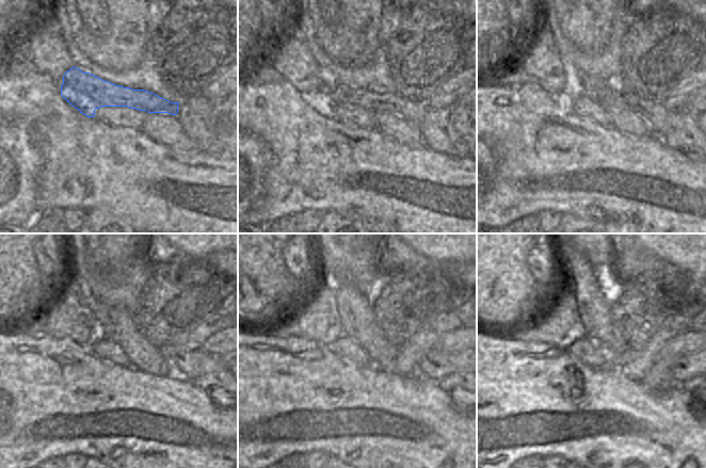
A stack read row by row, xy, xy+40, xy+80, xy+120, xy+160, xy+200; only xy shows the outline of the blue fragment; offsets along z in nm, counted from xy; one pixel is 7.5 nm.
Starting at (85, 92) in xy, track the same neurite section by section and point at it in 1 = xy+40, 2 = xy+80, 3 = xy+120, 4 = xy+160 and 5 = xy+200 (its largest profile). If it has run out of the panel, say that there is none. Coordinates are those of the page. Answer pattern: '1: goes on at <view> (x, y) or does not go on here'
1: goes on at xy+40 (324, 101)
2: goes on at xy+80 (659, 119)
3: goes on at xy+120 (190, 364)
4: goes on at xy+160 (436, 365)
5: goes on at xy+200 (689, 366)

